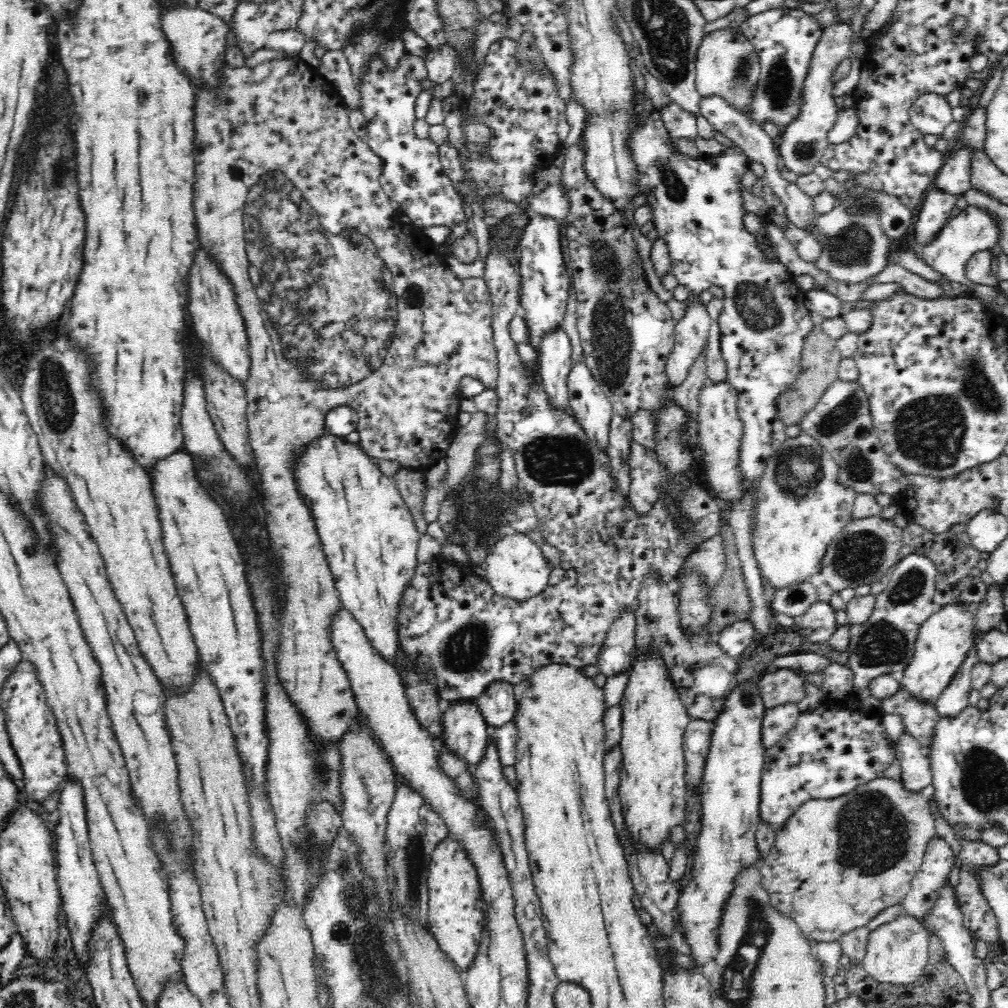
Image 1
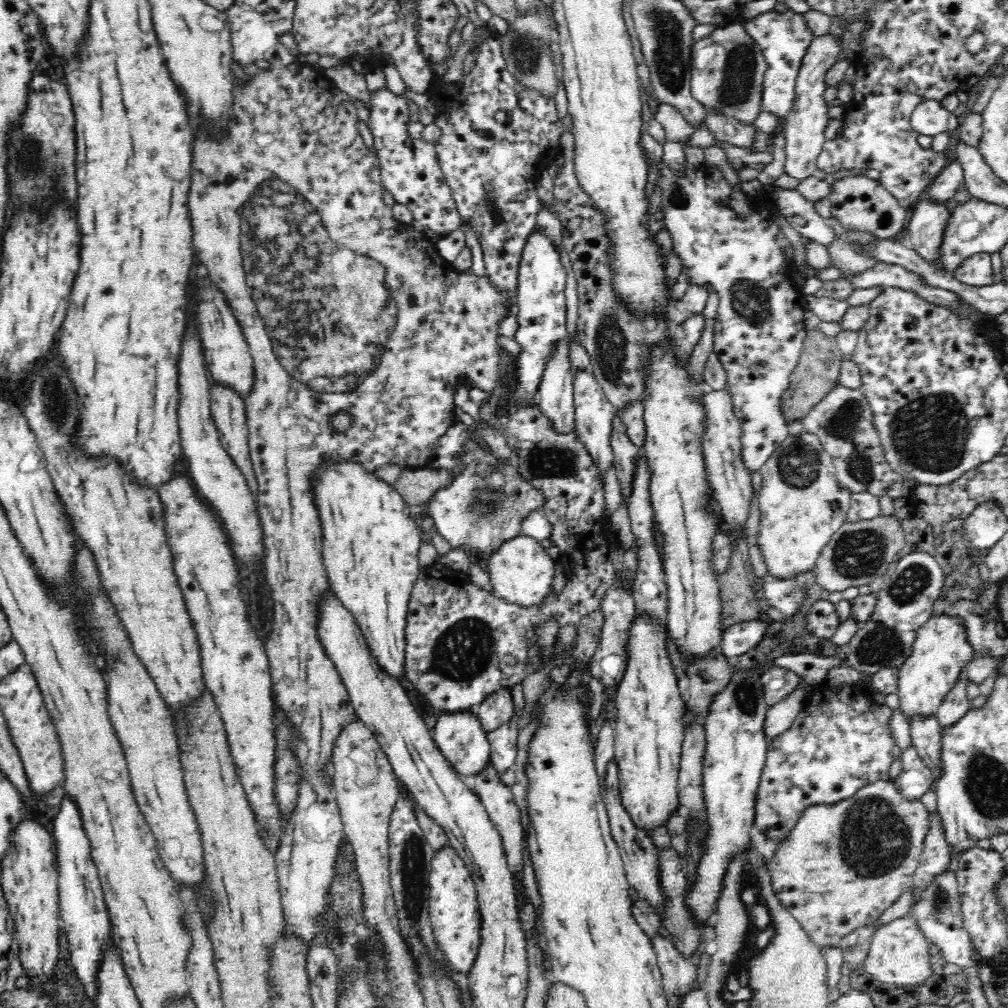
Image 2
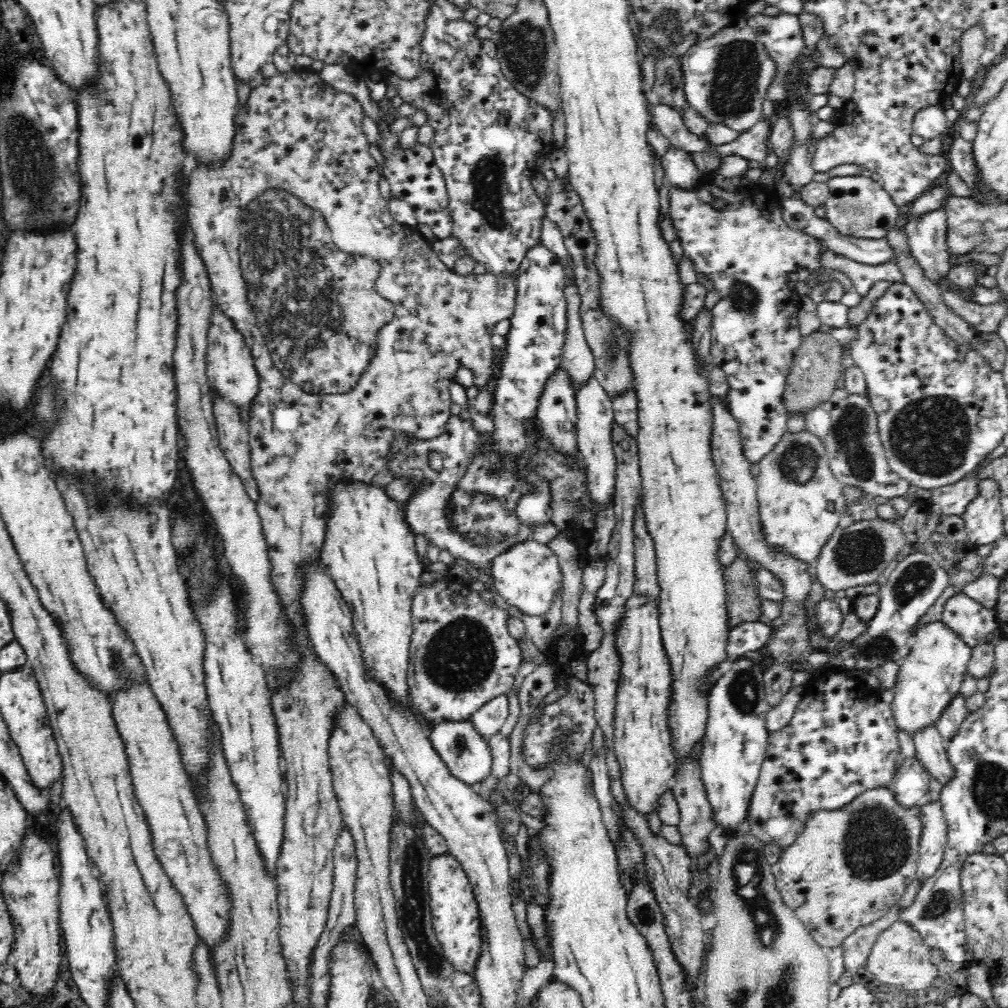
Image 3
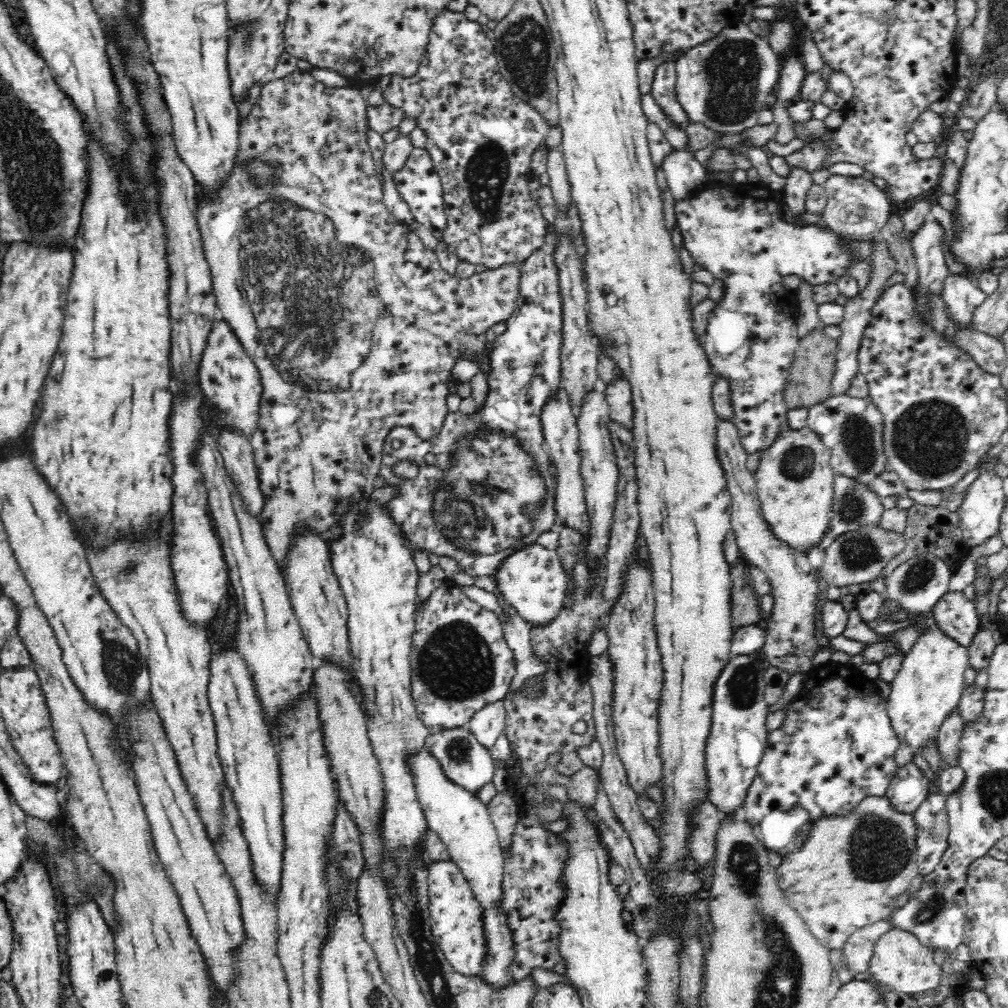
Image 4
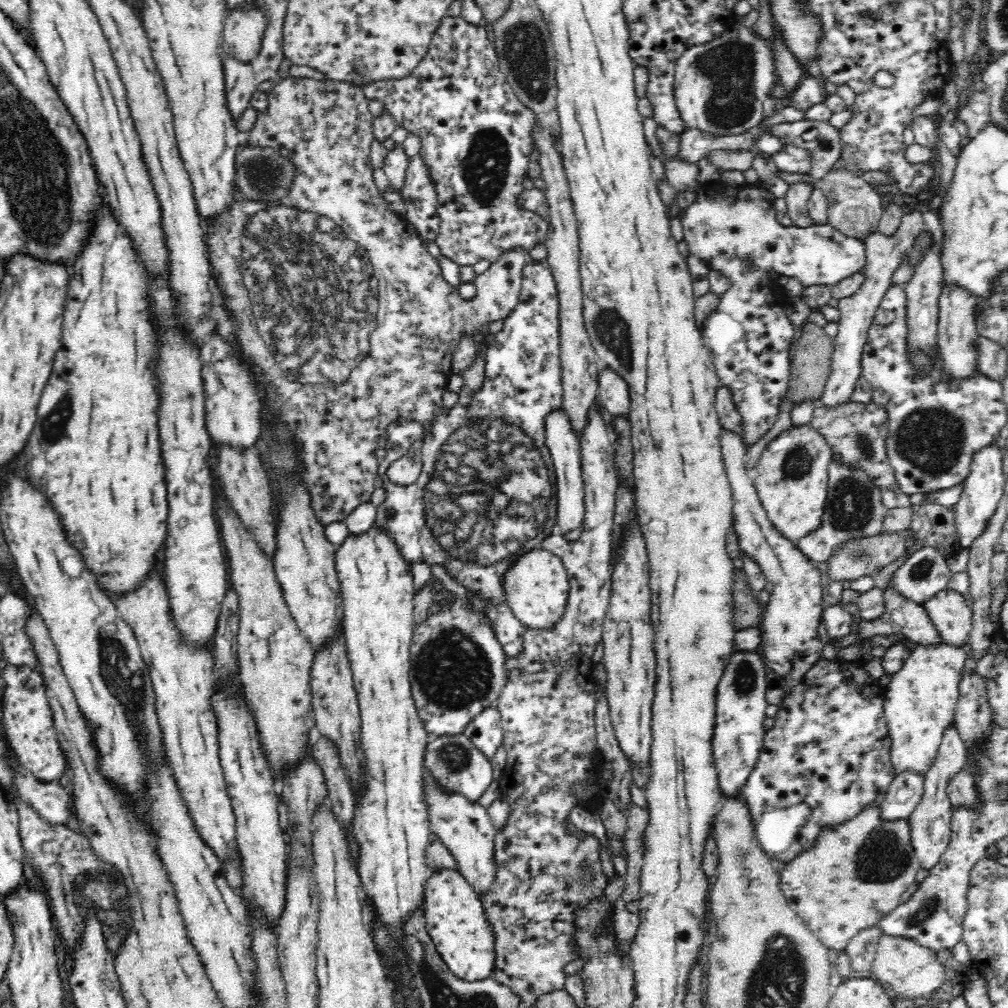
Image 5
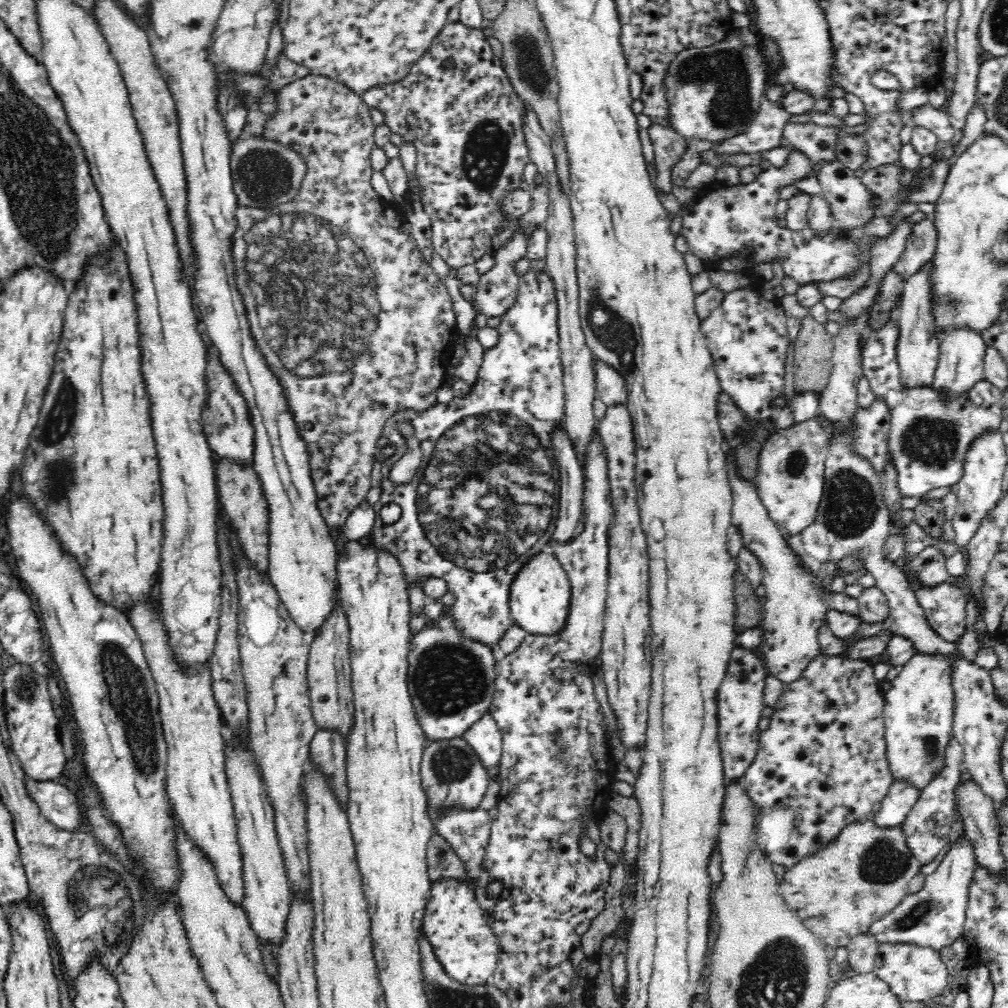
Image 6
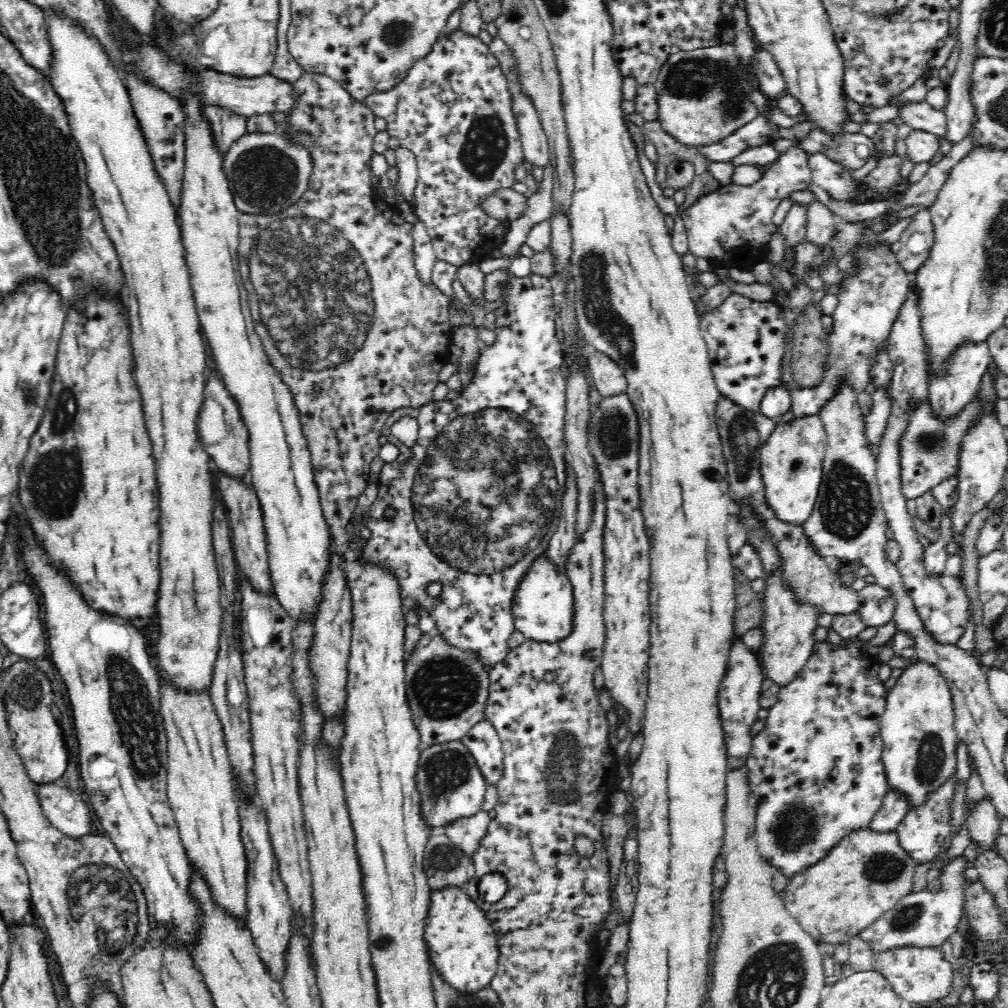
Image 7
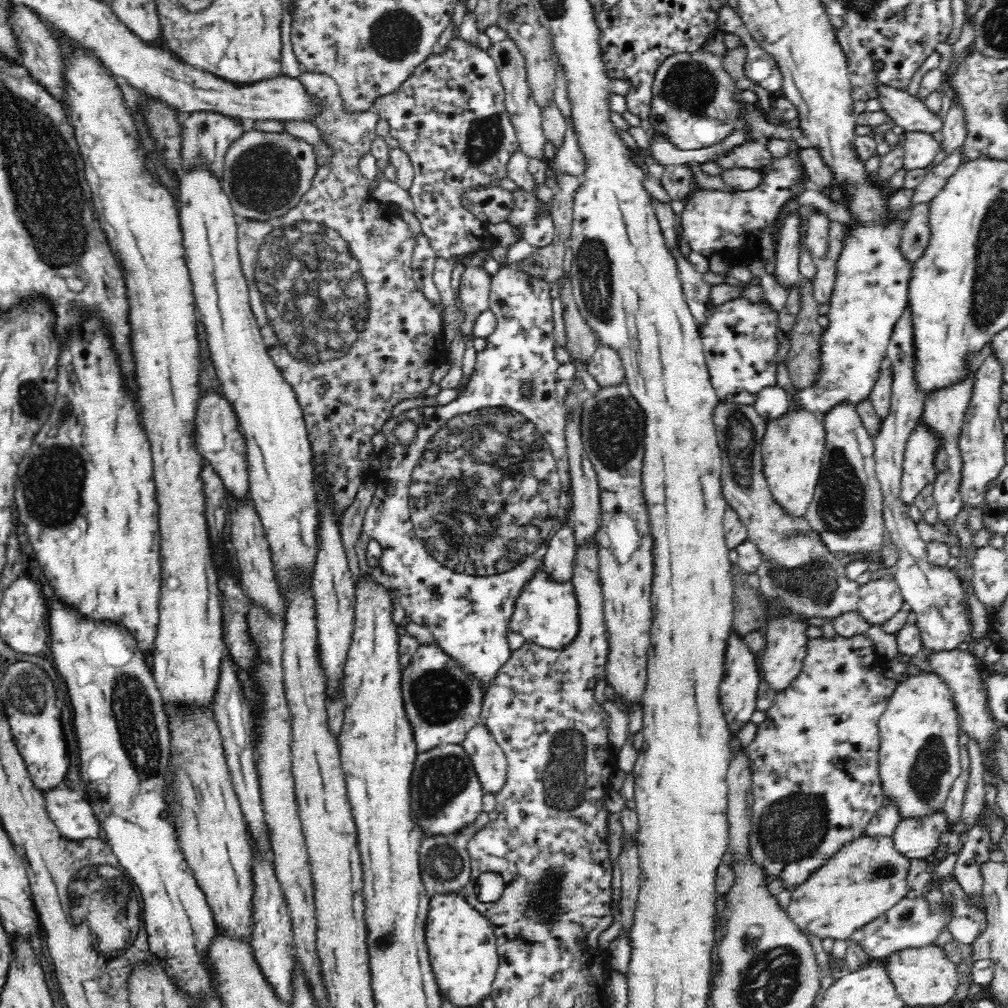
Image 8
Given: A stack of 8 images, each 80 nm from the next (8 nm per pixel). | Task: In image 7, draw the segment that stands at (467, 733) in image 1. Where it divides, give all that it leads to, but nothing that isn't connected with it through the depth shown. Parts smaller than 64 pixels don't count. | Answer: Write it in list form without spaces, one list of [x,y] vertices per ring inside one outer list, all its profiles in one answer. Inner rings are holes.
[[[462,740],[424,746],[416,778],[422,797],[422,817],[432,828],[442,827],[462,815],[475,815],[484,802],[484,794],[489,785],[474,755]]]

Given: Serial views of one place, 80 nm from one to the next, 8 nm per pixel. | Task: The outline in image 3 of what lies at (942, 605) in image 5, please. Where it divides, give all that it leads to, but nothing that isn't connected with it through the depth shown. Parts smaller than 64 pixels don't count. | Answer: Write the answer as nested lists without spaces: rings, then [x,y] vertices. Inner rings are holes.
[[[956,593],[945,602],[941,618],[958,631],[972,649],[986,644],[996,646],[1001,639],[995,609],[986,608],[964,593]]]

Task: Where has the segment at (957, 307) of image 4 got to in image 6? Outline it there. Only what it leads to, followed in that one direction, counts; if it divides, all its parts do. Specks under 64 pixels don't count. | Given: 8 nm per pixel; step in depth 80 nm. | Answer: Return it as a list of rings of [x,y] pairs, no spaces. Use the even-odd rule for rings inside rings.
[[[950,326],[940,329],[936,334],[939,342],[939,362],[932,384],[949,395],[959,395],[969,389],[977,380],[984,379],[983,360],[985,340],[976,329],[969,326]]]

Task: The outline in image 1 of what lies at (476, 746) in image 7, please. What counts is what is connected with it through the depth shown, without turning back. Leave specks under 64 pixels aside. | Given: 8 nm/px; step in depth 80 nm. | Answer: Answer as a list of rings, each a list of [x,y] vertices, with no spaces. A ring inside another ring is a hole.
[[[496,680],[474,701],[478,703],[487,725],[496,728],[504,726],[514,718],[517,709],[516,695],[516,686],[506,680]]]

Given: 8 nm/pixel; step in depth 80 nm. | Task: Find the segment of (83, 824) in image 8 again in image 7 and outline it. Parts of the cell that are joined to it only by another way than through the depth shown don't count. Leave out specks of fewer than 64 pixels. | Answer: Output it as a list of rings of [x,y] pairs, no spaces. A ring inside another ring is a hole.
[[[35,784],[37,799],[43,815],[58,830],[71,837],[92,833],[90,806],[84,800],[83,793],[76,794],[70,788],[50,784]]]

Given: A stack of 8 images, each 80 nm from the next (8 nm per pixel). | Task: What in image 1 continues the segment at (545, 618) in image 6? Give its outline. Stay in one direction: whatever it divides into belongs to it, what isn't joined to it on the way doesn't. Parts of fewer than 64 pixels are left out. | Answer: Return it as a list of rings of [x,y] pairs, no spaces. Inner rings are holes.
[[[504,532],[504,536],[492,544],[485,560],[487,582],[500,596],[516,599],[532,598],[540,594],[548,584],[550,564],[544,559],[539,545],[527,534]]]

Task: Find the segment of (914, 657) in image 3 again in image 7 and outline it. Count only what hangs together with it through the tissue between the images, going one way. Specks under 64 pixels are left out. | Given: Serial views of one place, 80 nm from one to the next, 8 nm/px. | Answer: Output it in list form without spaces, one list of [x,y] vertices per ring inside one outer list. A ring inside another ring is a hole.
[[[916,660],[904,668],[902,676],[896,680],[896,686],[890,689],[886,696],[880,736],[884,741],[882,761],[884,761],[890,790],[900,790],[908,794],[913,803],[912,807],[922,804],[928,792],[936,790],[946,777],[956,772],[955,750],[958,740],[954,731],[953,697],[942,670],[923,660]]]

